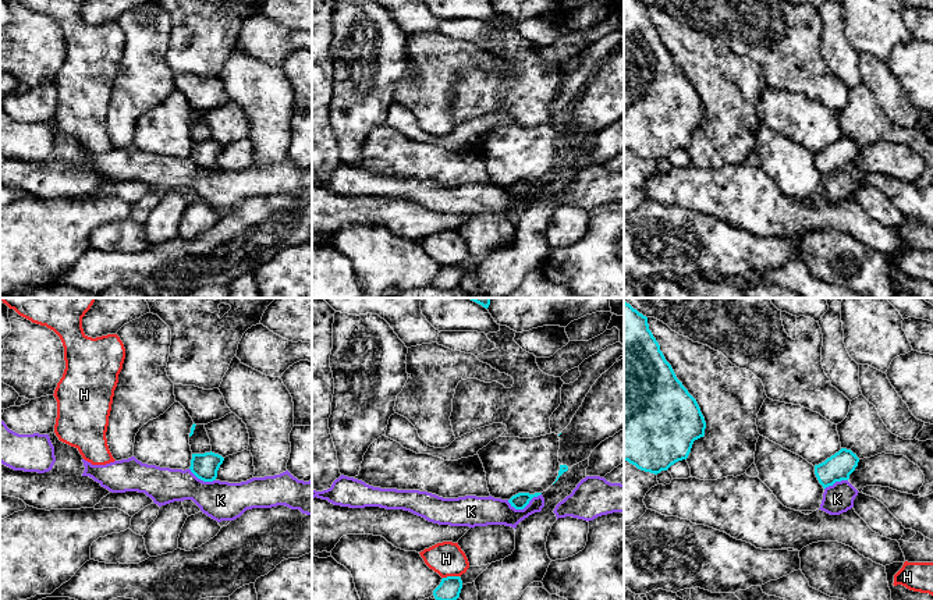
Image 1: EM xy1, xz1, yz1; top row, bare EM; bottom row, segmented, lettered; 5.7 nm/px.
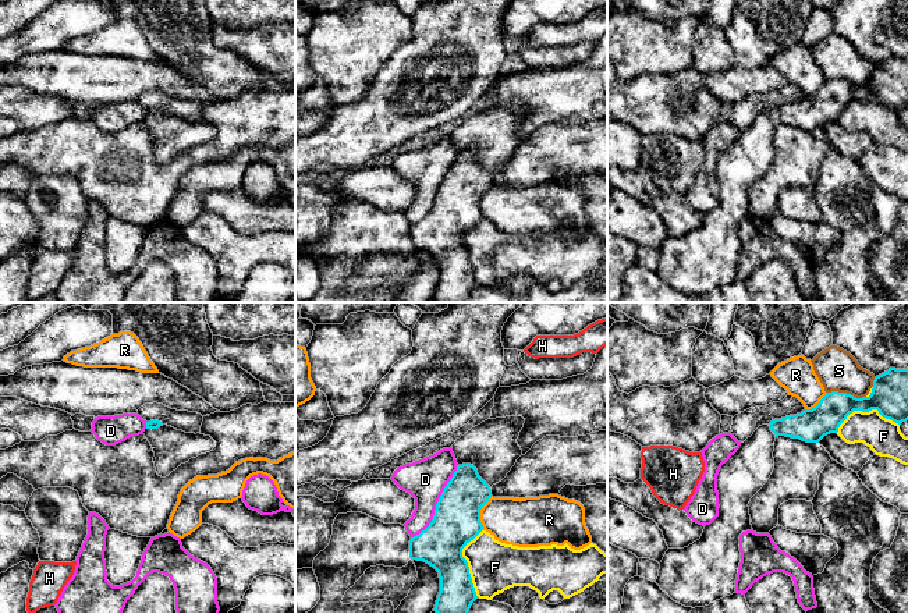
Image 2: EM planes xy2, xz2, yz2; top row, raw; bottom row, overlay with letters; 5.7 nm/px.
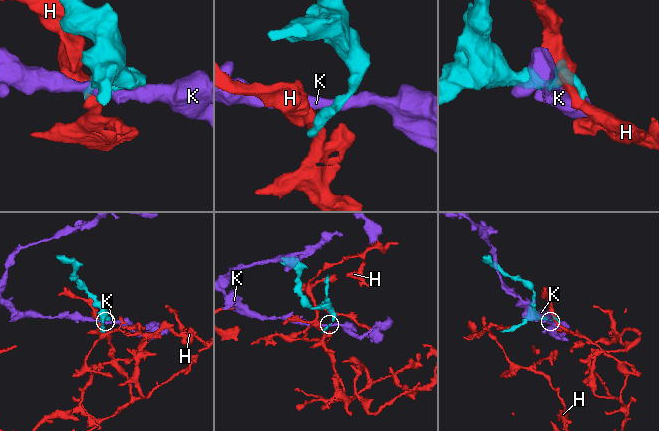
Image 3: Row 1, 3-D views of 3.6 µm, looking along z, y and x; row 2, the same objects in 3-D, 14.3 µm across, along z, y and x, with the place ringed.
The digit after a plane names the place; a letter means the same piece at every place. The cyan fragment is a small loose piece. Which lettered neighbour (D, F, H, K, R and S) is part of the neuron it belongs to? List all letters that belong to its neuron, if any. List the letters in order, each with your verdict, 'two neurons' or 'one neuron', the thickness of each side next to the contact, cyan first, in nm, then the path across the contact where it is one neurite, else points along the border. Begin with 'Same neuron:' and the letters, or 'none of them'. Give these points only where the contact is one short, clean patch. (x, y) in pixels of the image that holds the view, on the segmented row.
Same neuron: none of them
D: two neurons; calibres 280 and 240 nm; border xz2 (458, 465), (436, 504), (432, 521), (411, 538)
F: two neurons; calibres 280 and 300 nm
H: two neurons; calibres 130 and 200 nm; border xz1 (458, 575), (443, 578)
K: two neurons; calibres 90 and 180 nm; border xz1 (541, 493), (522, 508), (514, 508), (507, 501)
R: two neurons; calibres 280 and 280 nm; border xz2 (492, 496), (481, 510), (482, 529)
S: two neurons; calibres 220 and 240 nm

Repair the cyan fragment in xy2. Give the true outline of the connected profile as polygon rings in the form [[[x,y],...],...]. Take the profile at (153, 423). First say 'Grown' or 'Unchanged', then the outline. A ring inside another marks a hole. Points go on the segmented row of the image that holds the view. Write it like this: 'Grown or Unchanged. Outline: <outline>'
Grown. Outline: [[[159,420],[146,422],[143,434],[153,448],[155,468],[162,478],[169,476],[191,458],[210,452],[216,447],[210,436],[185,433]]]

